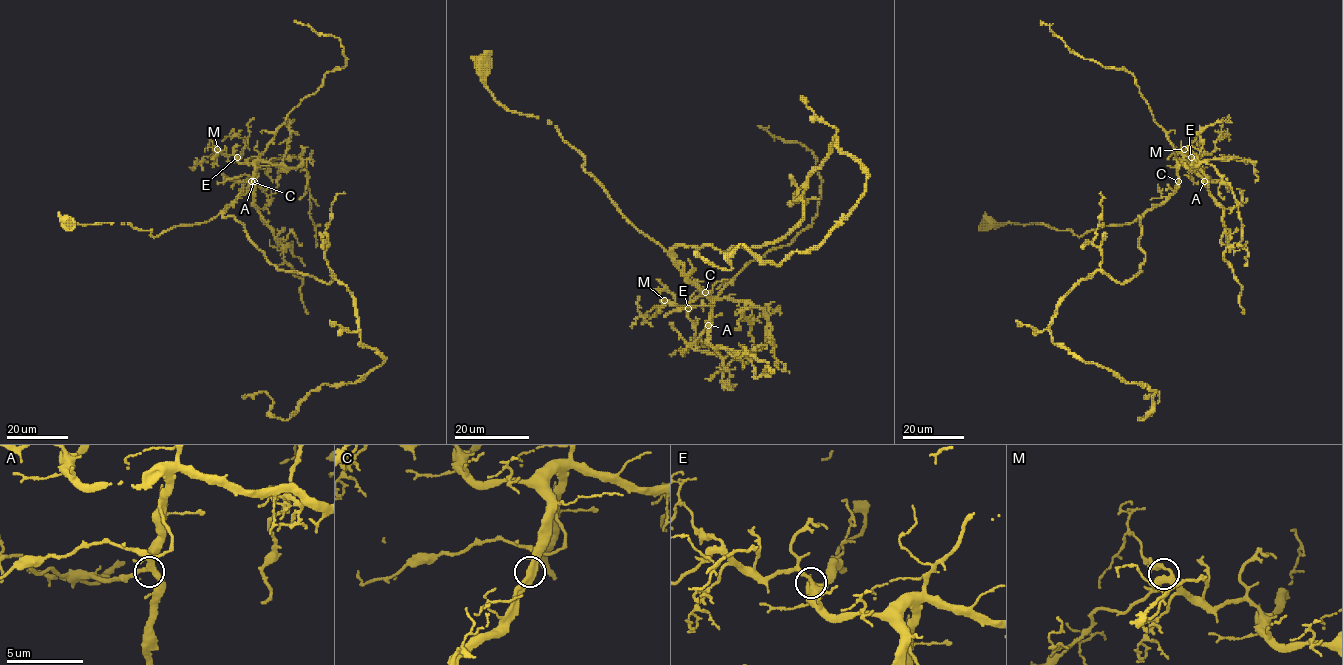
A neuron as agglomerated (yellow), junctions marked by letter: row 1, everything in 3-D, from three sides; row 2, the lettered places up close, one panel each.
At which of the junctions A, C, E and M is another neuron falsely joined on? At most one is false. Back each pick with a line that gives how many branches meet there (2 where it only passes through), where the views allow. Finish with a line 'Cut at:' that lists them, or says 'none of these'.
Cut at: none of these

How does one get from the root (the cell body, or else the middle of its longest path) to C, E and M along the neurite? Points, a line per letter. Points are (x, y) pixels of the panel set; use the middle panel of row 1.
C: (483, 61), (484, 85), (493, 97), (510, 110), (556, 126), (584, 157), (584, 169), (616, 209), (705, 292)
E: (483, 61), (493, 97), (556, 126), (616, 209), (709, 292), (688, 308)
M: (483, 61), (493, 97), (556, 126), (616, 209), (709, 292), (688, 307), (664, 300)

